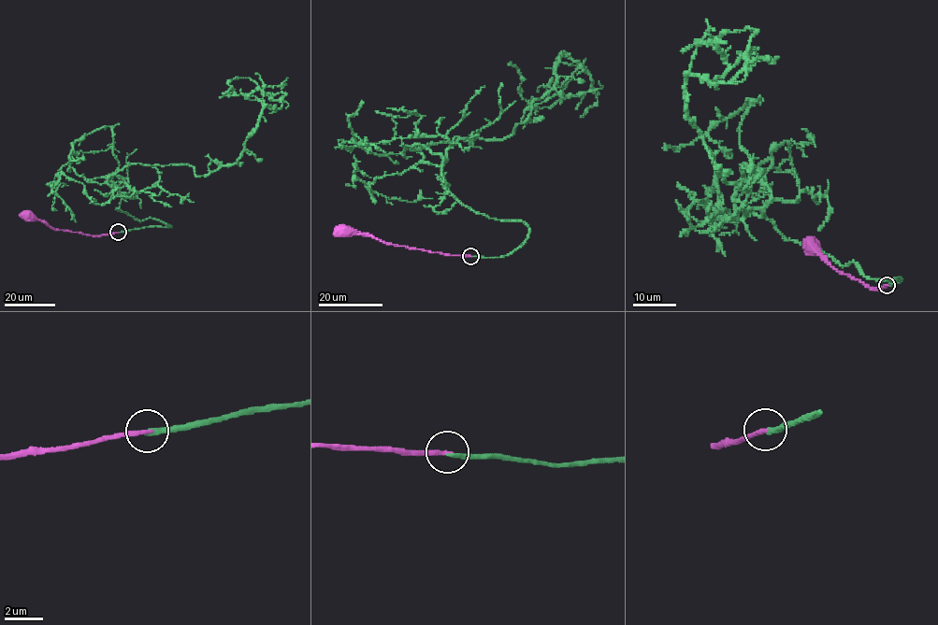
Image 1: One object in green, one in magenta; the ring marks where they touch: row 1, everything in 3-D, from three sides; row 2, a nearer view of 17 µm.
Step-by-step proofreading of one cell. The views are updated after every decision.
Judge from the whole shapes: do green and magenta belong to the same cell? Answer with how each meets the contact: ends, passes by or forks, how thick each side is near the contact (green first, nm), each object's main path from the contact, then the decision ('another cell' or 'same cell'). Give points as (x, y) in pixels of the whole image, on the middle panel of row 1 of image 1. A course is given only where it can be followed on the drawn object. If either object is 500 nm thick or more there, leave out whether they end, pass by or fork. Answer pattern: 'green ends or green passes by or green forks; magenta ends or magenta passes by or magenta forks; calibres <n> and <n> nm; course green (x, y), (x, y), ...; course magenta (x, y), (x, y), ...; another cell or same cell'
green ends; magenta ends; calibres 280 and 260 nm; course green (470, 256), (529, 227), (411, 147), (511, 136), (561, 53), (591, 88), (537, 107), (508, 63); course magenta (470, 256), (386, 244), (366, 234), (343, 230); same cell

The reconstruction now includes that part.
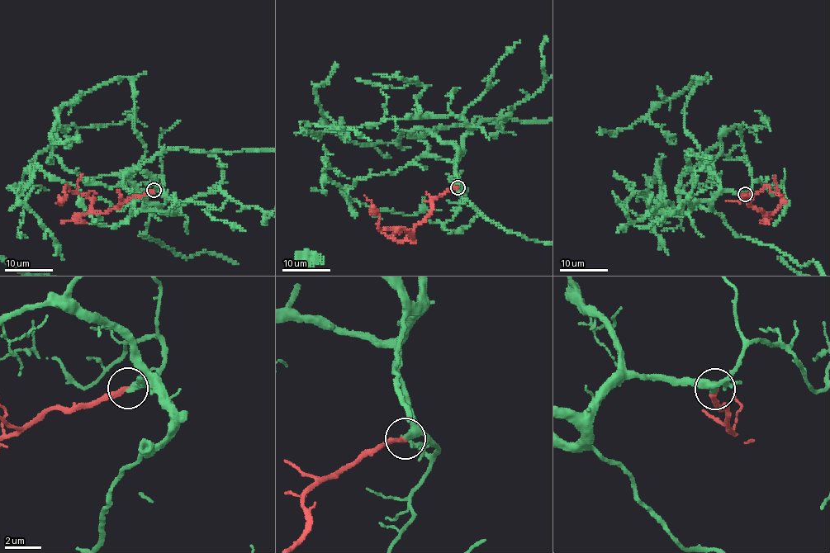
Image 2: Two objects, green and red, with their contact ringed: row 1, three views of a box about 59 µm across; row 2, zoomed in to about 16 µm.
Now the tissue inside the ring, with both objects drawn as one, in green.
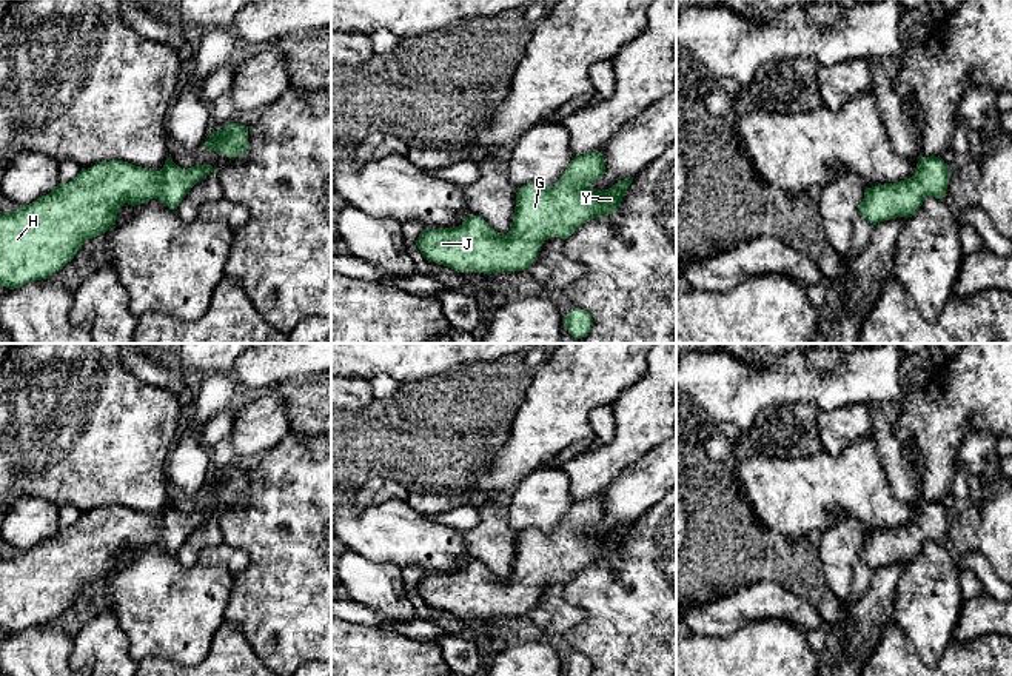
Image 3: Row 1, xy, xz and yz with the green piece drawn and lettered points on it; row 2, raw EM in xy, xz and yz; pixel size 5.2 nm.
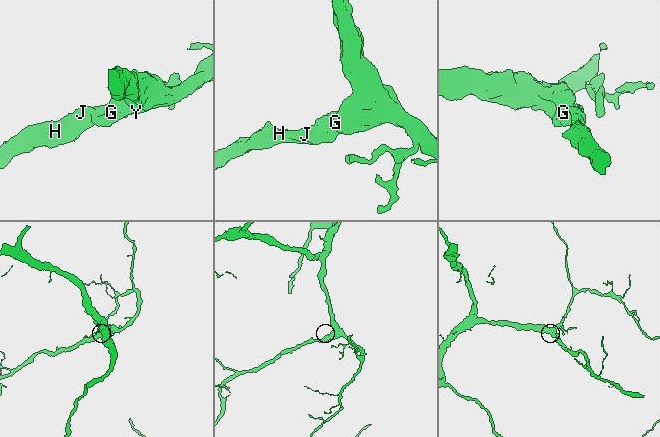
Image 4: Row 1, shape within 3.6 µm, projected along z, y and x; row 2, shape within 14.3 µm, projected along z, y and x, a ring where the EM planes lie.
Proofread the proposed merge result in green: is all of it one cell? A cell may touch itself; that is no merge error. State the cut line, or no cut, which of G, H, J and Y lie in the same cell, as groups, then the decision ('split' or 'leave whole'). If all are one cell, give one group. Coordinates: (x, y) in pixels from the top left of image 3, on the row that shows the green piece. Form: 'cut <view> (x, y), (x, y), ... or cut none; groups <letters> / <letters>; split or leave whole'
cut none; groups G H J Y; leave whole

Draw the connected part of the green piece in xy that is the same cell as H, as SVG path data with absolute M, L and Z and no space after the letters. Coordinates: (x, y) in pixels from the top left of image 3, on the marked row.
M171 157L160 171L123 160L82 168L74 180L59 183L34 203L0 214L0 286L14 289L32 280L49 279L74 259L85 240L102 236L116 225L125 203L134 206L159 199L169 209L177 209L188 191L209 172L217 176L208 165L182 169Z

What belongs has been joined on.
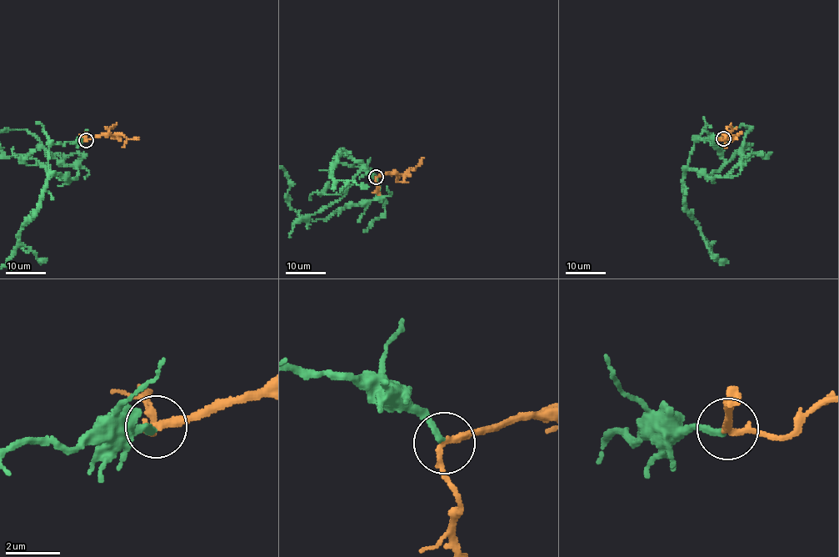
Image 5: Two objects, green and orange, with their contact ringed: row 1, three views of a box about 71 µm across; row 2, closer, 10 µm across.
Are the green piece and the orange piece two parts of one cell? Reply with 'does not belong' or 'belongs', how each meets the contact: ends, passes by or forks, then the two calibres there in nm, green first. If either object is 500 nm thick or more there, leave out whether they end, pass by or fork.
does not belong; green ends; orange passes by; calibres 220 and 240 nm

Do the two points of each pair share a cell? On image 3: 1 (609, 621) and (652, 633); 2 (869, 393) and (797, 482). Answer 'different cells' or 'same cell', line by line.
1: same cell
2: different cells

